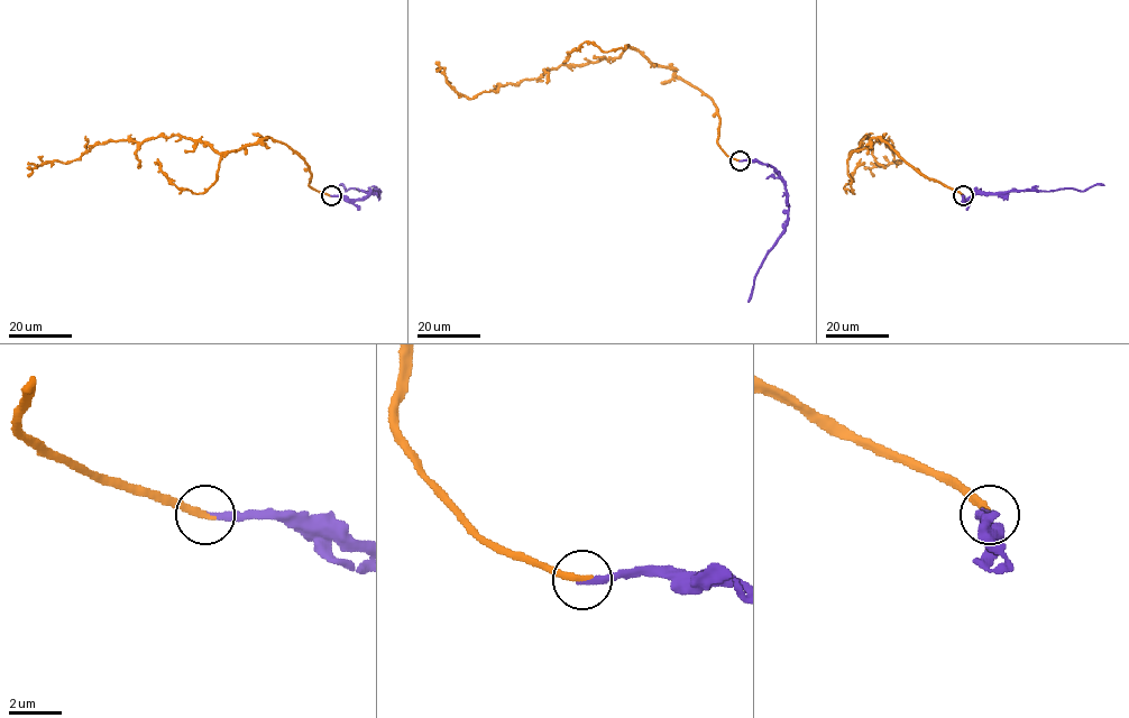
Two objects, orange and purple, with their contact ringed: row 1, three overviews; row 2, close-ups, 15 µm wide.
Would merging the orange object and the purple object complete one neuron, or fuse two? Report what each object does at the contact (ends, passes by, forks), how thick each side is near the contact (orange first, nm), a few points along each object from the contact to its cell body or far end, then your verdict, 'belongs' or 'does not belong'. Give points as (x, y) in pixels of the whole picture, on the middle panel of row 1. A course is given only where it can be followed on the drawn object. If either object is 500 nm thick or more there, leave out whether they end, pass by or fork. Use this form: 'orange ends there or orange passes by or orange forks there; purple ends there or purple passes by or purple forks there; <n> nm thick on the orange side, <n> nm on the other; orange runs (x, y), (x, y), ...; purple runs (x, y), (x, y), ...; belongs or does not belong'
orange ends there; purple ends there; 280 nm thick on the orange side, 240 nm on the other; orange runs (740, 160), (717, 144), (716, 104), (627, 47), (617, 57), (560, 65), (471, 99), (436, 71); purple runs (740, 160), (770, 165), (785, 182), (788, 206), (785, 231), (763, 260), (747, 302); belongs

